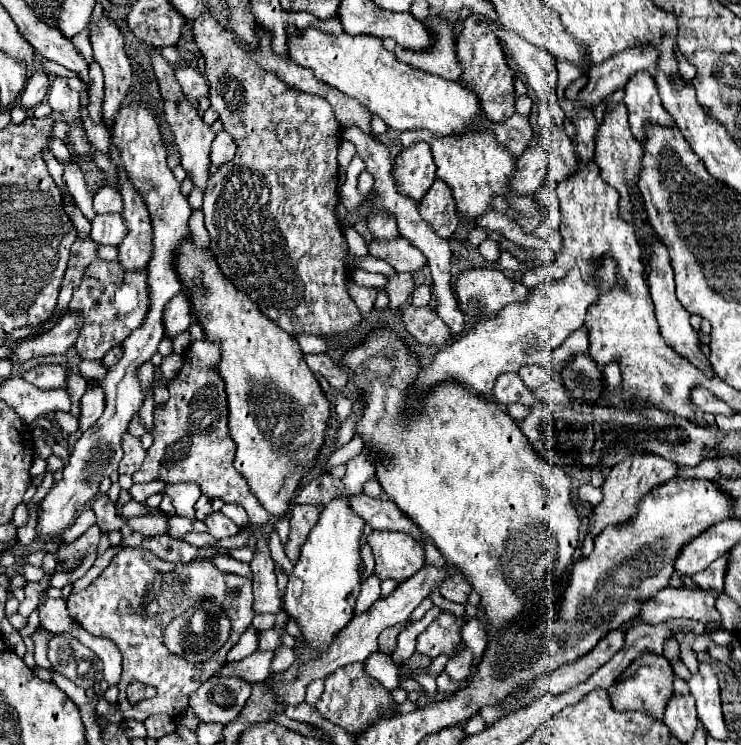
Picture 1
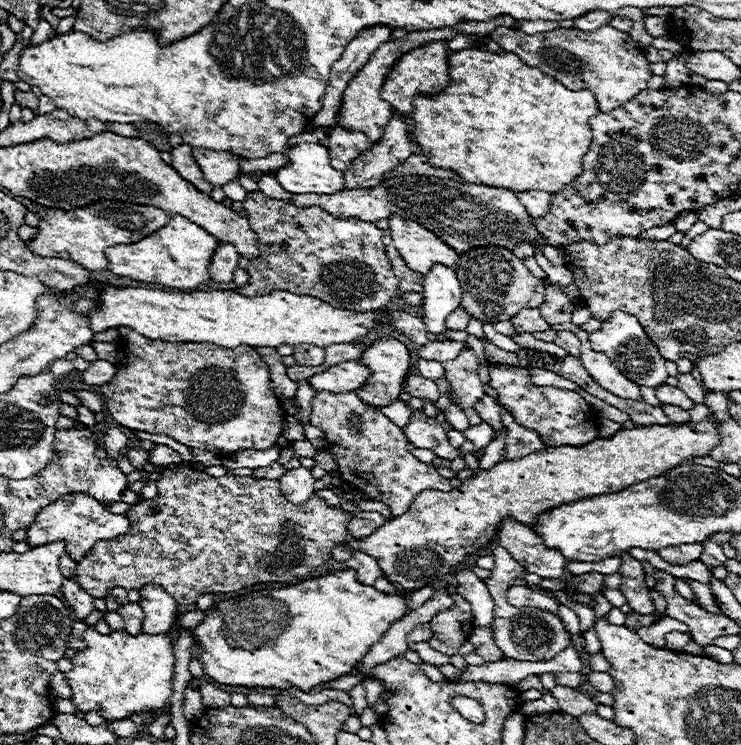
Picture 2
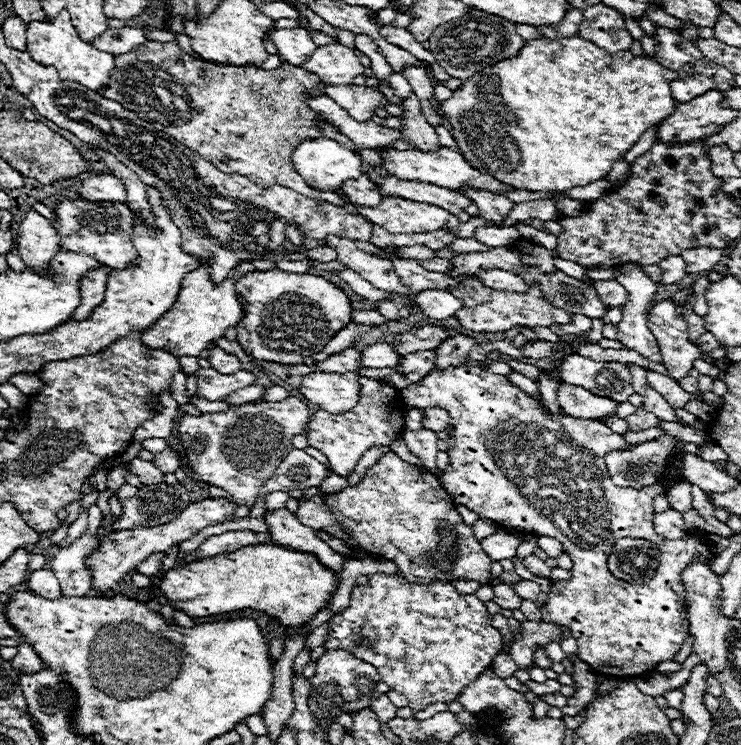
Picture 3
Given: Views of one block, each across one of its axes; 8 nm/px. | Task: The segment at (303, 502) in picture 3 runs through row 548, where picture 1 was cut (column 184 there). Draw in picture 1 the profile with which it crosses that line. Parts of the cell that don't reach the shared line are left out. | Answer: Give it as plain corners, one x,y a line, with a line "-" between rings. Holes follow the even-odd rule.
198,340
184,352
184,366
180,374
170,384
170,400
156,408
154,412
154,444
148,448
146,460
142,470
138,470
132,480
134,484
144,482
194,482
200,486
200,492
208,498
222,498
224,502
240,504
248,512
250,522
264,530
270,536
270,552
276,562
276,568
290,576
290,568
294,566
286,554
284,544
278,538
276,530
270,526
270,514
262,508
258,498
250,492
244,476
232,466
236,444
228,434
228,408
226,408
226,392
220,374
216,372
214,364
220,360
220,346

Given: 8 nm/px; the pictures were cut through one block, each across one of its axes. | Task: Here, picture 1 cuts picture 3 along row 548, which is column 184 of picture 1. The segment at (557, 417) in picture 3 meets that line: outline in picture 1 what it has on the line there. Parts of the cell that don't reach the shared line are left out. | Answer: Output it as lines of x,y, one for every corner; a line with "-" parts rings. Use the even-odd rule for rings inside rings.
124,548
116,558
112,558
108,568
90,584
90,588
70,594
66,602
70,618
74,618
88,634
110,638
122,652
118,708
122,710
124,718
138,722
144,722
154,714
180,716
188,708
188,696
226,664
230,648
240,640
254,618
250,578
220,572
210,562
166,562
144,548
-
206,598
214,598
226,606
226,612
232,620
232,632
228,642
214,654
214,658
204,664
190,664
166,650
162,644
162,632
174,616
186,612
192,604
198,604
-
134,680
154,686
158,690
156,696
138,704
130,704
126,697
126,686

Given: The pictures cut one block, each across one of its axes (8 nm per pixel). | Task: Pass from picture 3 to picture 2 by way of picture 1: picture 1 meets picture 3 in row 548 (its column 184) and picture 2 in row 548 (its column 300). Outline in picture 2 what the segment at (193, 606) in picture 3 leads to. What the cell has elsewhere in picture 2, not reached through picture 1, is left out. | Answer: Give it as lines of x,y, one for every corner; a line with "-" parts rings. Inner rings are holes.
714,416
702,422
668,426
632,426
620,428
610,438
596,438
586,446
554,446
532,452
516,462
502,460
490,470
478,470
476,476
450,492
424,490
410,510
380,526
362,540
350,540
352,550
364,550
378,560
382,574
404,590
418,590
426,584
440,584
440,576
452,574
460,562
476,554
494,540
498,522
506,516
532,526
538,514
554,510
576,500
614,494
636,482
660,476
670,468
696,456
708,456
720,442

